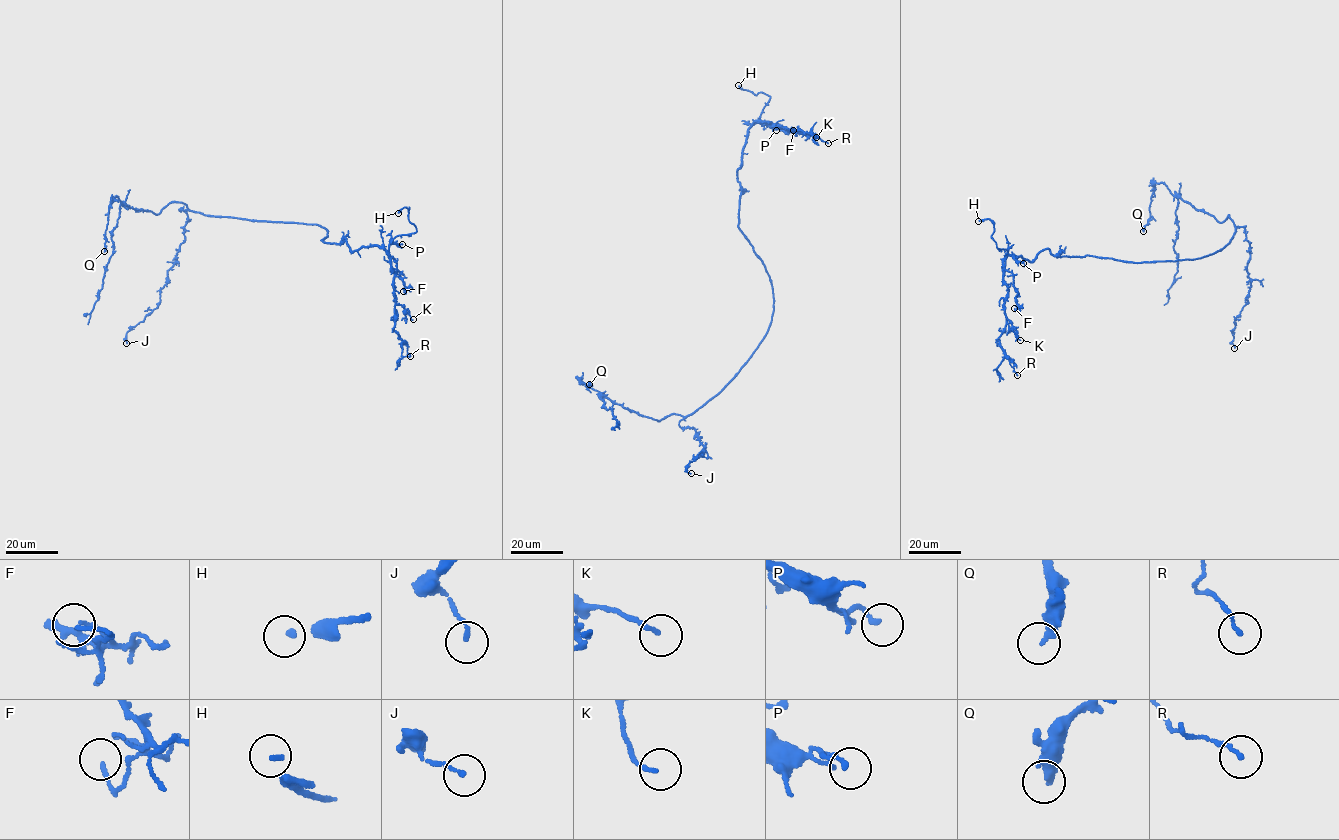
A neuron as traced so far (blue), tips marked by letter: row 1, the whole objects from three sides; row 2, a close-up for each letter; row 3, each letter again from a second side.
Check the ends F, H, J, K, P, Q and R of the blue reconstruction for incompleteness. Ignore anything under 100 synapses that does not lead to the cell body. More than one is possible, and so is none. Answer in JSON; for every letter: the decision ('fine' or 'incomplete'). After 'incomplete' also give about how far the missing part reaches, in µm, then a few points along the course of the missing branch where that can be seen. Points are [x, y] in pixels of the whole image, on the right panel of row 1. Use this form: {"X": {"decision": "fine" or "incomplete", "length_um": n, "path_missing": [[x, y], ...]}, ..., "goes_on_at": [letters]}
{"F": {"decision": "fine"}, "H": {"decision": "incomplete", "length_um": 9, "path_missing": [[978, 221], [966, 215]]}, "J": {"decision": "fine"}, "K": {"decision": "fine"}, "P": {"decision": "fine"}, "Q": {"decision": "fine"}, "R": {"decision": "fine"}, "goes_on_at": ["H"]}

